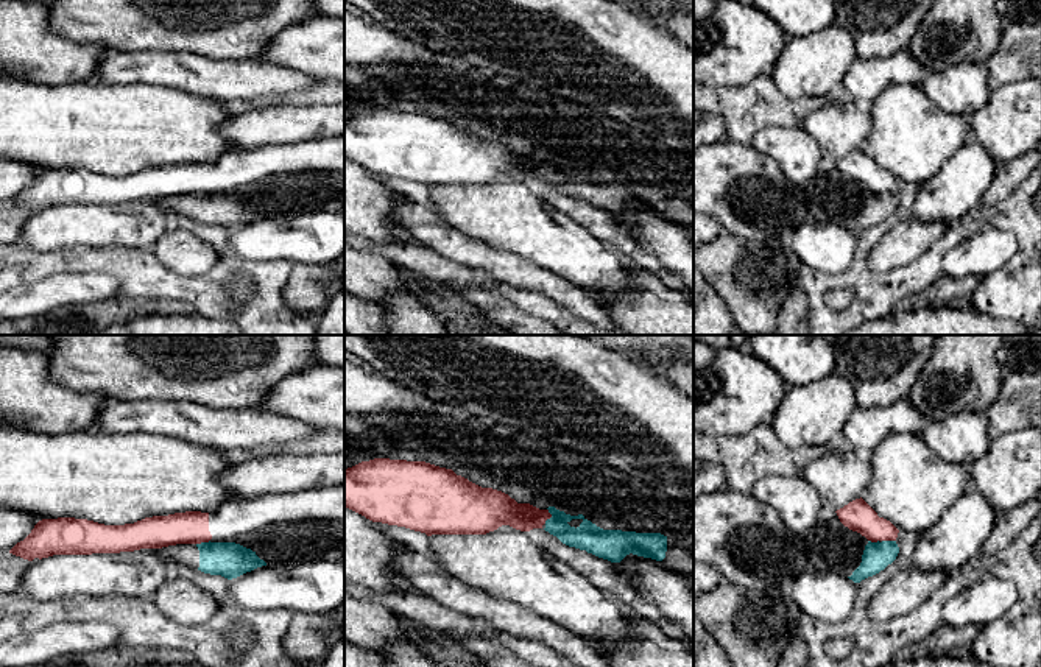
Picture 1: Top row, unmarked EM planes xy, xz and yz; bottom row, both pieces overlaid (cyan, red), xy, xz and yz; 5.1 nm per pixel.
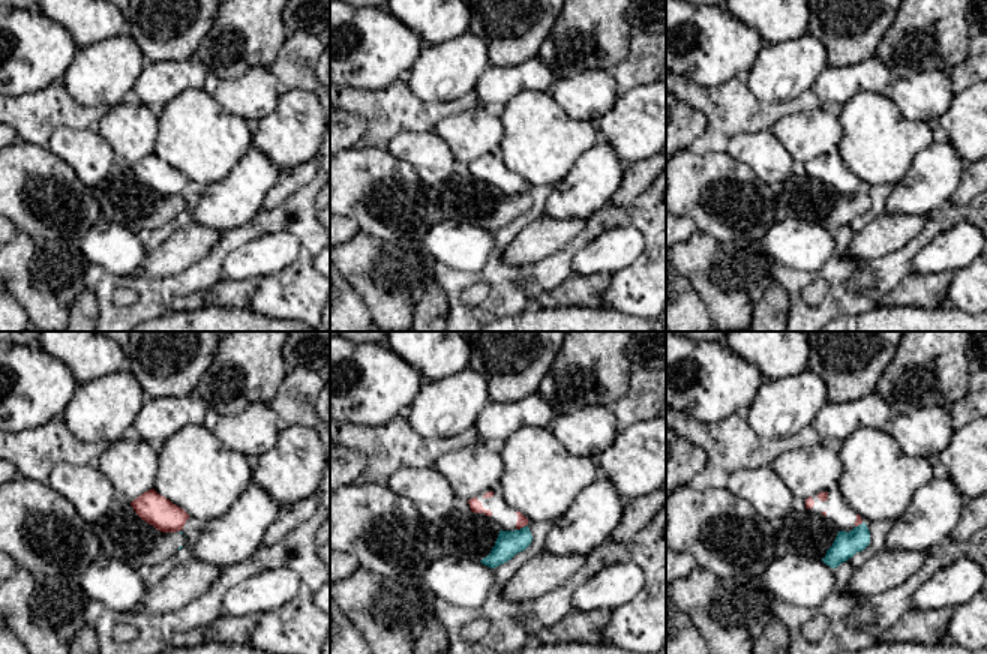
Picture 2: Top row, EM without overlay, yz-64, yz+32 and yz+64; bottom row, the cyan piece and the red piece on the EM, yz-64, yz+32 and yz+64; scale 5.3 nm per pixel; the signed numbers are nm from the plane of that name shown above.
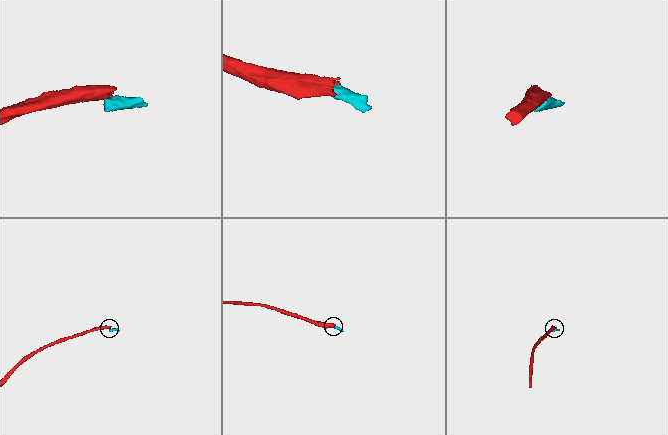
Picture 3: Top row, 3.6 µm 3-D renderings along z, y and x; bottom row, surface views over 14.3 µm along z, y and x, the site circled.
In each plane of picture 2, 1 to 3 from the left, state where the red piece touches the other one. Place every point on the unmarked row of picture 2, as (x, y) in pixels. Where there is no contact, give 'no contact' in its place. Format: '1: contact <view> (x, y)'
1: no contact
2: contact yz+32 (521, 192)
3: contact yz+64 (858, 189)

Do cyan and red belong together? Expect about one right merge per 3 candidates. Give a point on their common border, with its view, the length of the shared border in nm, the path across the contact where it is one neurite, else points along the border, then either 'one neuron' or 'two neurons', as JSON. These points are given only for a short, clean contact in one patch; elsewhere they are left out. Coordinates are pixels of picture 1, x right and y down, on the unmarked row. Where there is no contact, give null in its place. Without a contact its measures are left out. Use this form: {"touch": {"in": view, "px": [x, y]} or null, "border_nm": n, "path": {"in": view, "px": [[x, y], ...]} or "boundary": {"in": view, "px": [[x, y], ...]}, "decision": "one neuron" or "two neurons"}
{"touch": {"in": "xz", "px": [552, 167]}, "border_nm": 80, "boundary": {"in": "xz", "px": [[547, 159], [550, 167], [544, 173]]}, "decision": "two neurons"}

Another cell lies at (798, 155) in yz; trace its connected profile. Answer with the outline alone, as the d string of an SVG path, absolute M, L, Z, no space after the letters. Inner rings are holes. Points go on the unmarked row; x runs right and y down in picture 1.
M765 126L750 145L775 159L789 182L801 187L813 181L824 161L818 143L801 126Z

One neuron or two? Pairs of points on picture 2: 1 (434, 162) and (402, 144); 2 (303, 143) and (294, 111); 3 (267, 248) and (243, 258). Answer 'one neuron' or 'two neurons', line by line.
1: one neuron
2: one neuron
3: one neuron

